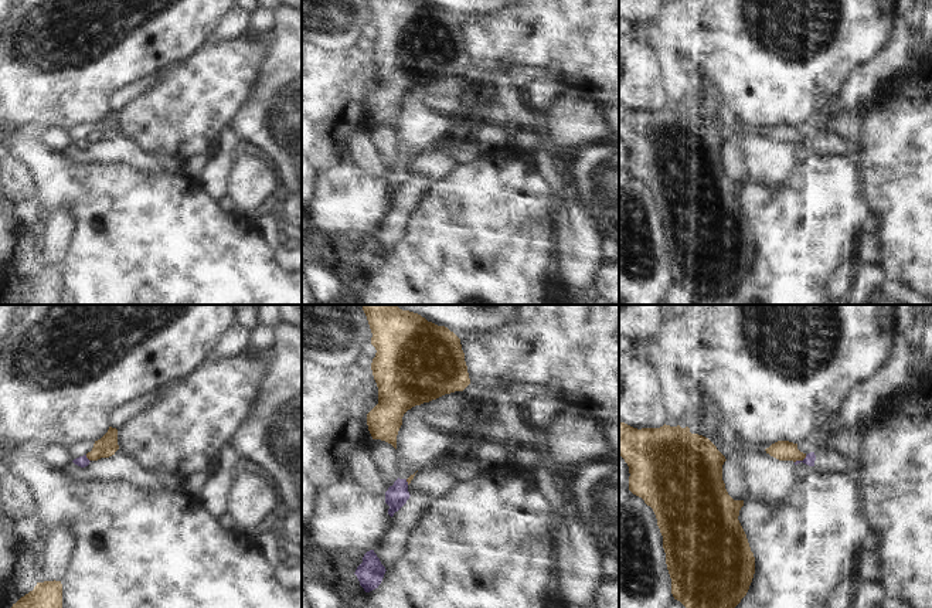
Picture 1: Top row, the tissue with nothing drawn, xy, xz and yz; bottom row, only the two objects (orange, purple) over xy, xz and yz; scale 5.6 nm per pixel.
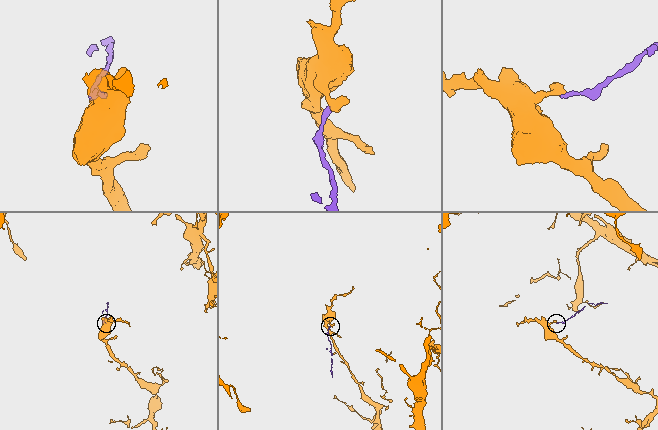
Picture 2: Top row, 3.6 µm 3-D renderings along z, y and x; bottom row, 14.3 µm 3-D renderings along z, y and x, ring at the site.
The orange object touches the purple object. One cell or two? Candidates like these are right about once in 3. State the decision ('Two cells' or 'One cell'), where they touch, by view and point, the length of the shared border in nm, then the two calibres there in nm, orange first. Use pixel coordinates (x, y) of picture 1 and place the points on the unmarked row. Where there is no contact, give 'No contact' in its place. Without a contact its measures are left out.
Two cells. Touches orange at yz (800, 142). Shared border 80 nm. Thickness 110 nm (orange) against 60 nm.

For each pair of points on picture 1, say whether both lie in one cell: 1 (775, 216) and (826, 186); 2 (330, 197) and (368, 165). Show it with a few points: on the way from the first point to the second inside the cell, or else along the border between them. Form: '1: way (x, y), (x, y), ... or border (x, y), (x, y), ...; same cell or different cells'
1: way (788, 216), (796, 216), (813, 199); same cell
2: border (349, 158), (361, 170), (384, 177); different cells

